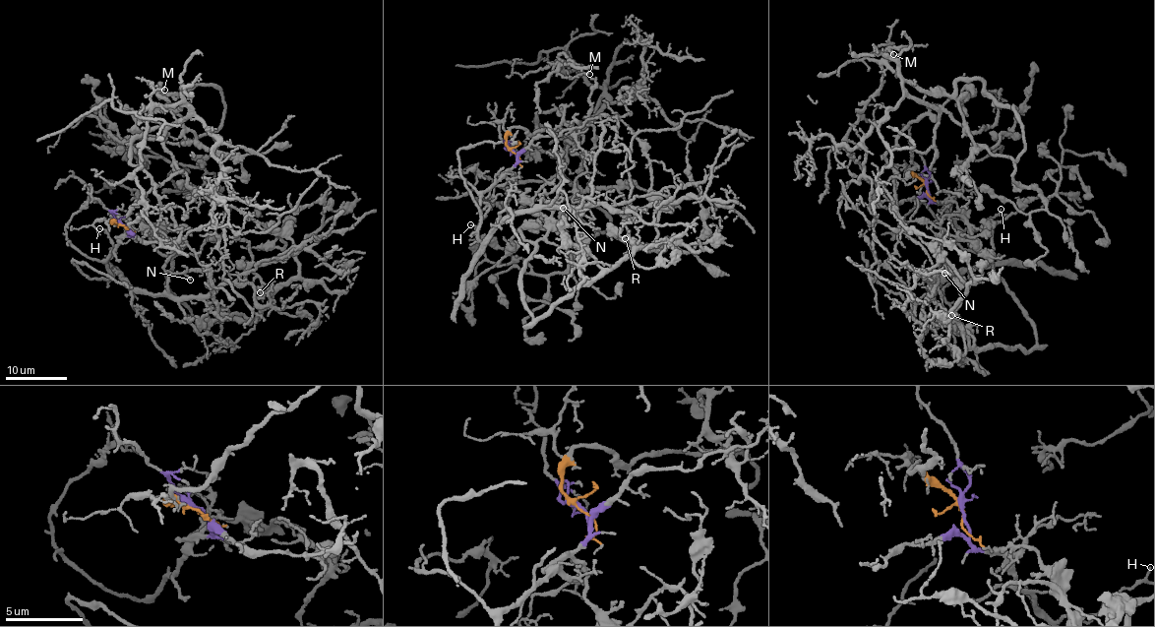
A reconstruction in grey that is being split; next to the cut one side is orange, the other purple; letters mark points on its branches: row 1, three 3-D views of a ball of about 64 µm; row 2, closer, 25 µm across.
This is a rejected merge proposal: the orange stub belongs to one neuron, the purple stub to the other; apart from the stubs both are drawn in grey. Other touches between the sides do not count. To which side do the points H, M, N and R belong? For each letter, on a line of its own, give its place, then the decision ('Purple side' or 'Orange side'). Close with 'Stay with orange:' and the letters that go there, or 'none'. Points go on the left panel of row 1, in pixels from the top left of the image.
H: Place: (99, 228). Purple side
M: Place: (164, 90). Orange side
N: Place: (190, 280). Purple side
R: Place: (260, 292). Purple side
Stay with orange: M

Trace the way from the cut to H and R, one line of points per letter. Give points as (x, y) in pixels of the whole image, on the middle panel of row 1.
H: (511, 152), (516, 161), (481, 198), (487, 204), (486, 216), (476, 226), (470, 225)
R: (511, 152), (515, 185), (555, 187), (540, 203), (575, 208), (562, 228), (599, 266), (630, 253), (625, 238)

